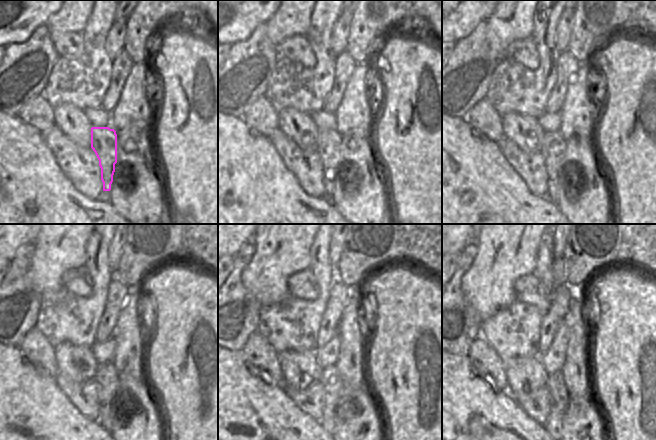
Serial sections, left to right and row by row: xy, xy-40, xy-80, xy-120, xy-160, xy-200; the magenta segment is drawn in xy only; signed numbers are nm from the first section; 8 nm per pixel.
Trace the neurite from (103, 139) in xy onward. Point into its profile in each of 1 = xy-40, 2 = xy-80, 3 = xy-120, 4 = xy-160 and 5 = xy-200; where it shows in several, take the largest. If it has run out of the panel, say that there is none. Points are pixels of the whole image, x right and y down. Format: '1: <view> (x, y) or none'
1: xy-40 (328, 140)
2: xy-80 (553, 146)
3: xy-120 (106, 376)
4: xy-160 (334, 389)
5: xy-200 (555, 383)

